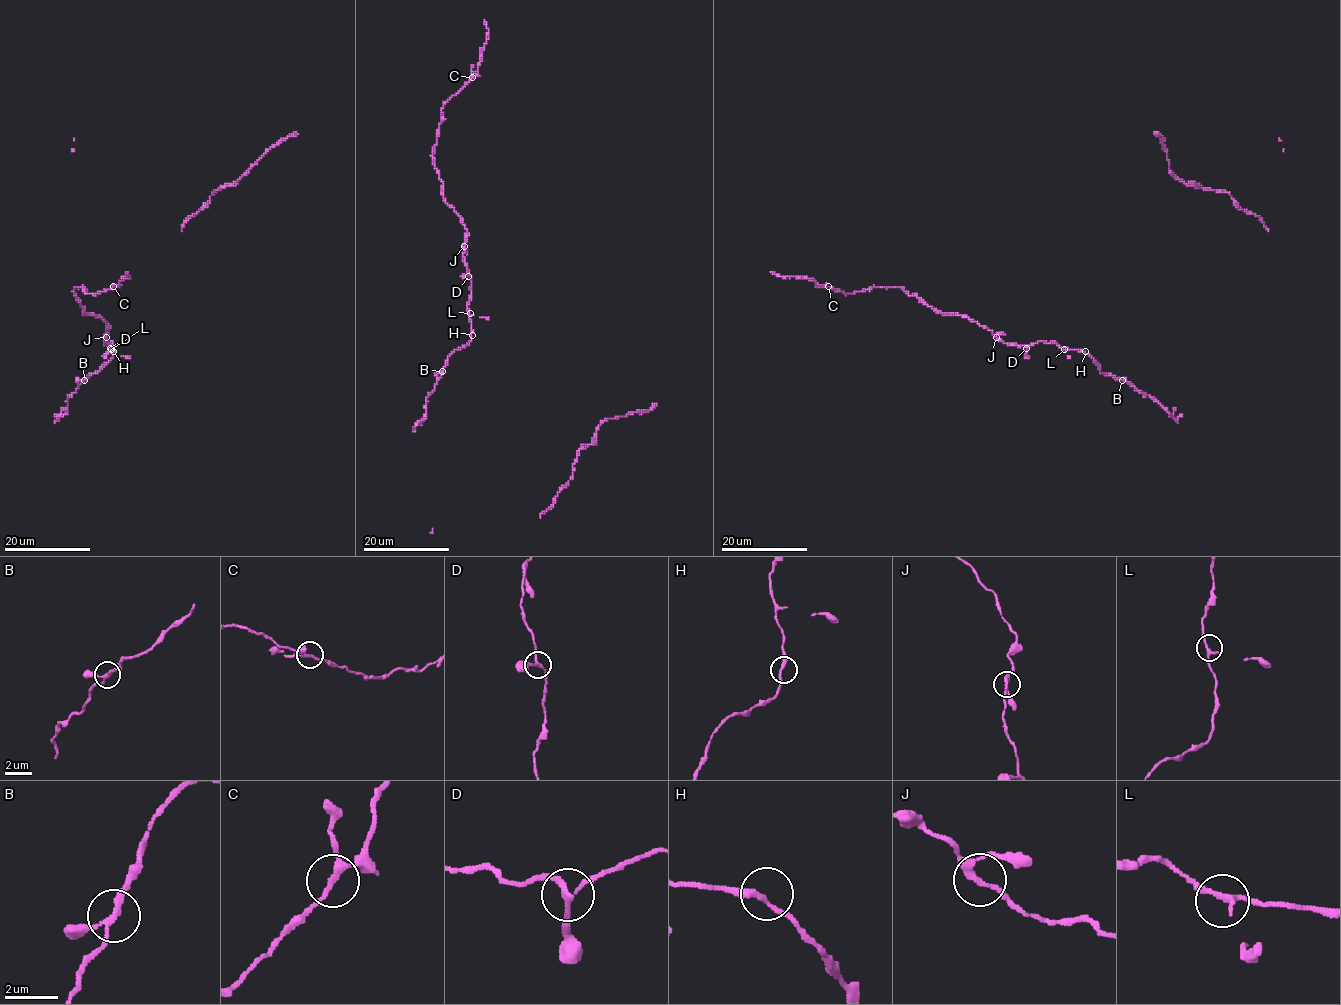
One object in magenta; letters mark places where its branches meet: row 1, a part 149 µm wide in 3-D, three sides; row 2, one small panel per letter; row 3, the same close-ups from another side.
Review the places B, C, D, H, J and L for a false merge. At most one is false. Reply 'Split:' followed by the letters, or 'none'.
Split: none

